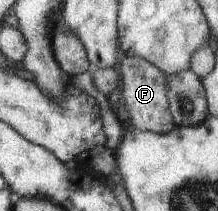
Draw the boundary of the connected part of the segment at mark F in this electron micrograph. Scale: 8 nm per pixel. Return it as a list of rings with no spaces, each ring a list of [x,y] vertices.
[[[122,54],[117,67],[120,76],[121,101],[130,112],[127,122],[139,131],[152,131],[160,134],[170,132],[175,124],[169,112],[167,75],[152,63],[134,54],[130,56]]]

